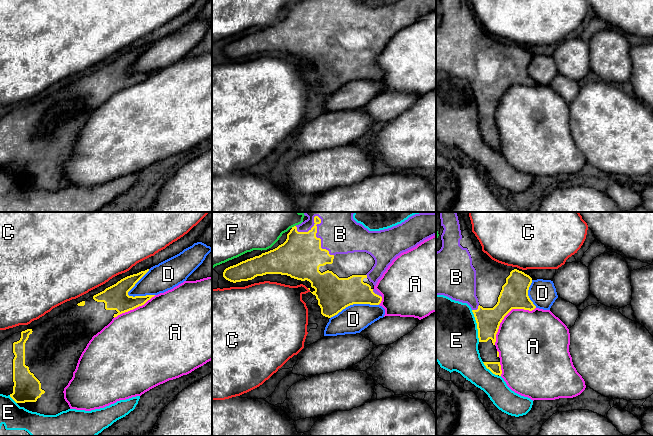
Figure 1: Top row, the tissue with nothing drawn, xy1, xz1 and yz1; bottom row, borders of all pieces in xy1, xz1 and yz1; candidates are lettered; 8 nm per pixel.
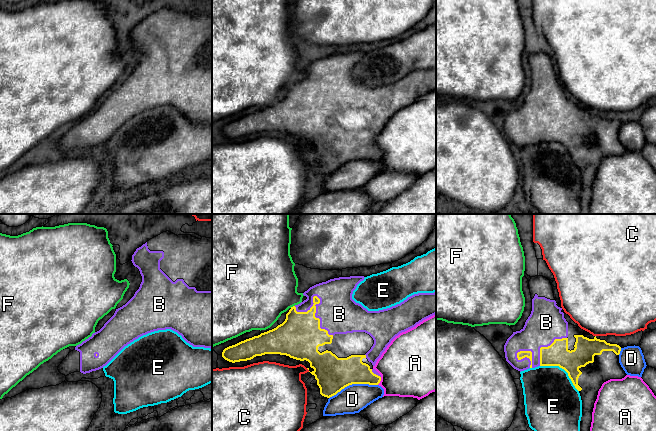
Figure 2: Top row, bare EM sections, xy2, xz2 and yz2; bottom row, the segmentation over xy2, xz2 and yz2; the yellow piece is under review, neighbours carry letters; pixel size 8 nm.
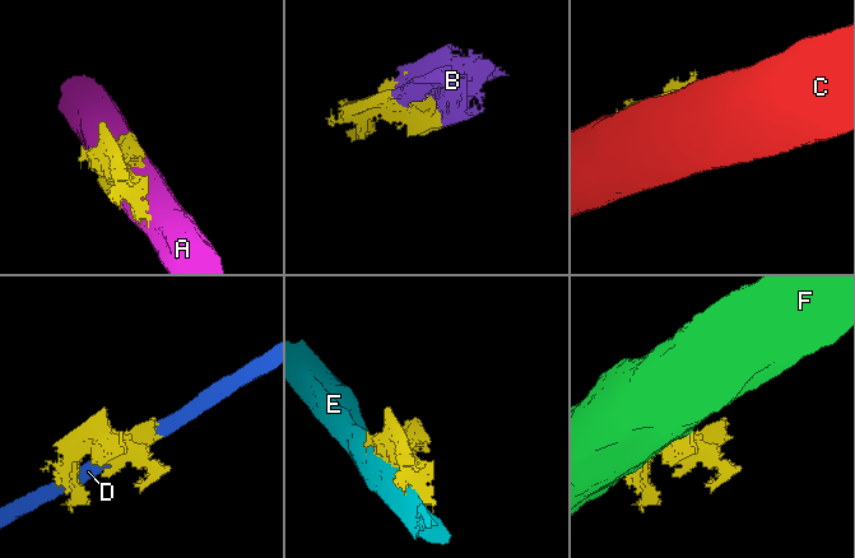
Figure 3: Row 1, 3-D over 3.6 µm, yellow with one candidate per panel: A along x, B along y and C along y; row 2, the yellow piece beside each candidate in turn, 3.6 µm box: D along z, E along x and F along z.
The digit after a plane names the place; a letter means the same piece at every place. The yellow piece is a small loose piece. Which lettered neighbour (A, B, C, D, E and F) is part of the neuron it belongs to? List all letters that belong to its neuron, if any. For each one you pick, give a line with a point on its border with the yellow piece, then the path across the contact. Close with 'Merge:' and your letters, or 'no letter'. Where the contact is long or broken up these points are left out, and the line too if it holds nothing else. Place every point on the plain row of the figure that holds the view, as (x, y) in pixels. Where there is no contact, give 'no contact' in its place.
B: xz2 (315, 88)
Merge: B

